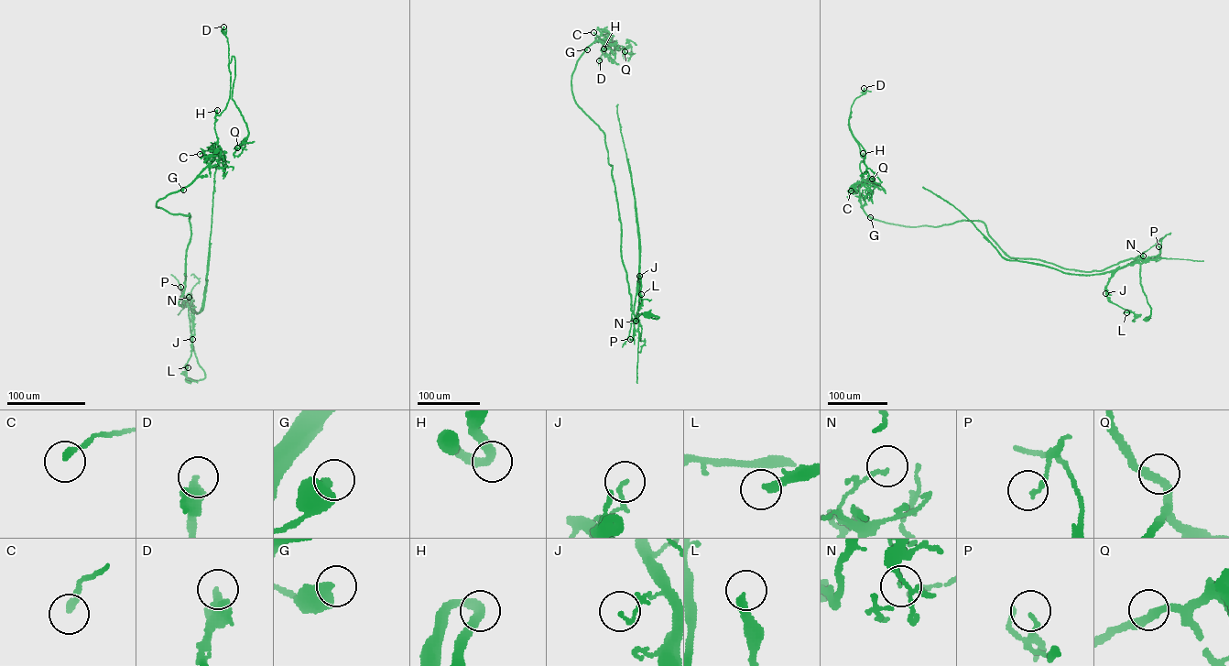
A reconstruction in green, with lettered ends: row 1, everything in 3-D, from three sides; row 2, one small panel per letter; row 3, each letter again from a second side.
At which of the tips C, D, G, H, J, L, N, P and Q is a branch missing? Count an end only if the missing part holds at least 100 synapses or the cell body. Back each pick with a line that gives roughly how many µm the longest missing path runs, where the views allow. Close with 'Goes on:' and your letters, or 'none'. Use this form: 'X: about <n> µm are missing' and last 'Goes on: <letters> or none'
Goes on: none

